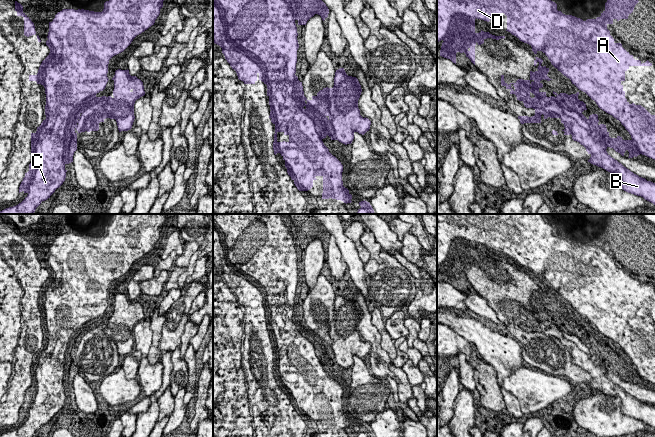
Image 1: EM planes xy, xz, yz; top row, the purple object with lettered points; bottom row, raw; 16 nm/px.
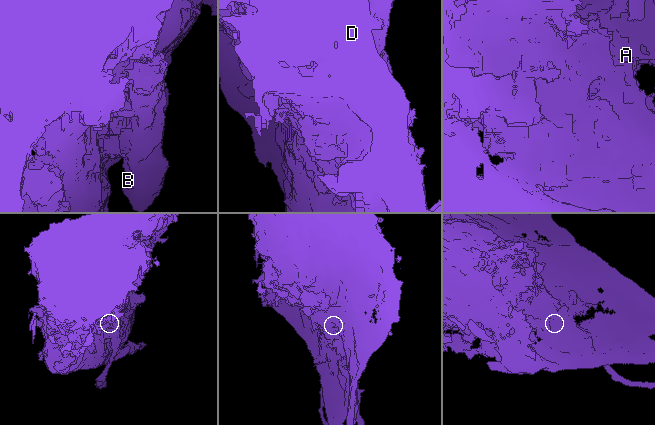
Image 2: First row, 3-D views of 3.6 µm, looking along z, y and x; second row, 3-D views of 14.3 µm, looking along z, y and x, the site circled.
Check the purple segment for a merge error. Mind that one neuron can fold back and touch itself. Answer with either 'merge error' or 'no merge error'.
merge error

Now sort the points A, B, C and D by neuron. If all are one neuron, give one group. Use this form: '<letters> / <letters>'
A C D / B

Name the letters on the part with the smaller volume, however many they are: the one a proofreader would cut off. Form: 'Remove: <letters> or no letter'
Remove: B

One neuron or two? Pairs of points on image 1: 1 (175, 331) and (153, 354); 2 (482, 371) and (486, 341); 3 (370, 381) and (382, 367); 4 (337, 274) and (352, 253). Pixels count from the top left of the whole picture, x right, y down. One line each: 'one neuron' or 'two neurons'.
1: two neurons
2: two neurons
3: two neurons
4: two neurons

